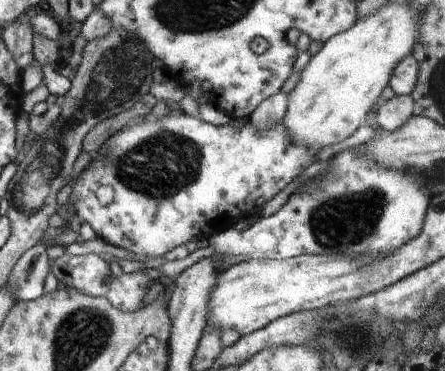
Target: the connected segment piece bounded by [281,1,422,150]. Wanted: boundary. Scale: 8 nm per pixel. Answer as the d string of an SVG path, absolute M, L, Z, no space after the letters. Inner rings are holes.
M388 1L378 12L357 20L352 28L323 42L288 94L287 111L281 119L288 138L294 144L320 150L346 140L365 125L372 105L389 85L394 68L416 46L420 16L422 12L410 1L406 4Z

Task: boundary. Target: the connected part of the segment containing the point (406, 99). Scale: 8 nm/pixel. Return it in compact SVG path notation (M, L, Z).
M394 95L386 100L375 117L380 132L392 132L400 128L413 114L414 101L410 95Z

